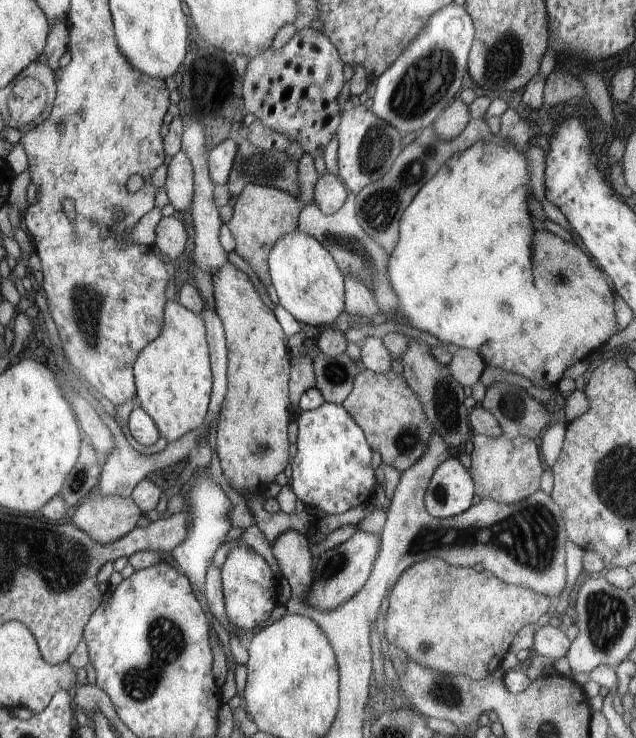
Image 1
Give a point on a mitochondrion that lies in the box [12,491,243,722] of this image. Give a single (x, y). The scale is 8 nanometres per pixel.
(167, 639)

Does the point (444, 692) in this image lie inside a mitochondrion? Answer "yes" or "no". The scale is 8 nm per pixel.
yes

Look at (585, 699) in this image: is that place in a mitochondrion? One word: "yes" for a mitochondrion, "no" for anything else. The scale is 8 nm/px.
no

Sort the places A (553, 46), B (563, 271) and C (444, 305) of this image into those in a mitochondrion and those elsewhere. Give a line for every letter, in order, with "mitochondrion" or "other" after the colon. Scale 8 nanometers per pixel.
A: other
B: mitochondrion
C: other

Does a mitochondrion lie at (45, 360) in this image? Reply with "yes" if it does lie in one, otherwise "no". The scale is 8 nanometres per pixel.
no

